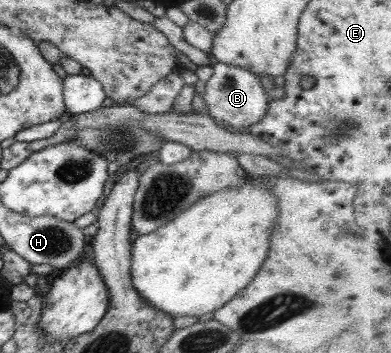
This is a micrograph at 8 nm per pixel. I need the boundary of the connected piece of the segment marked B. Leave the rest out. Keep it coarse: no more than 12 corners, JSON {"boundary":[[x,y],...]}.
{"boundary":[[211,67],[204,114],[246,131],[266,112],[259,78],[245,68]]}

